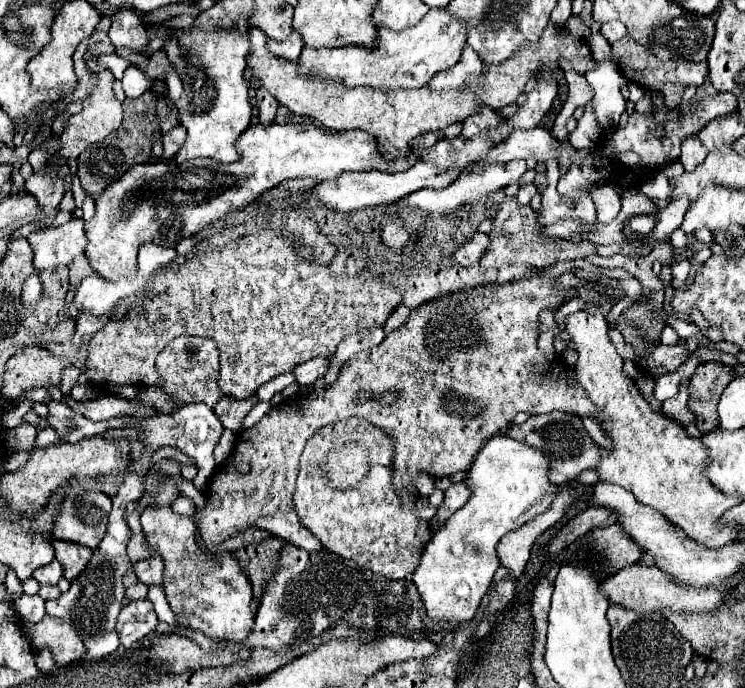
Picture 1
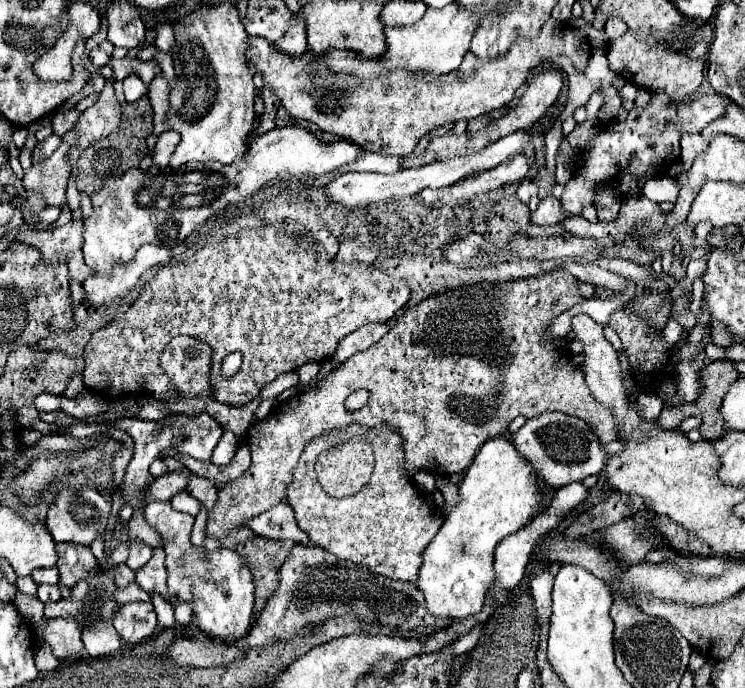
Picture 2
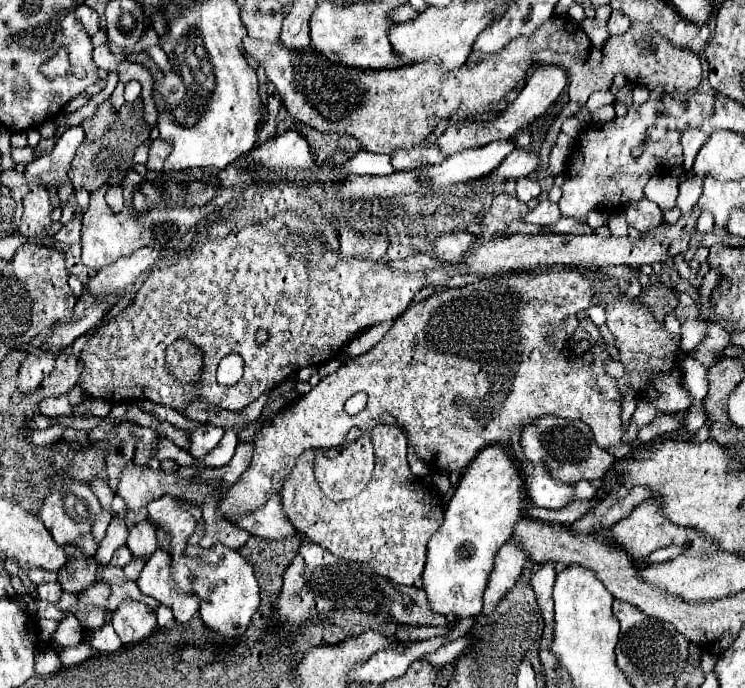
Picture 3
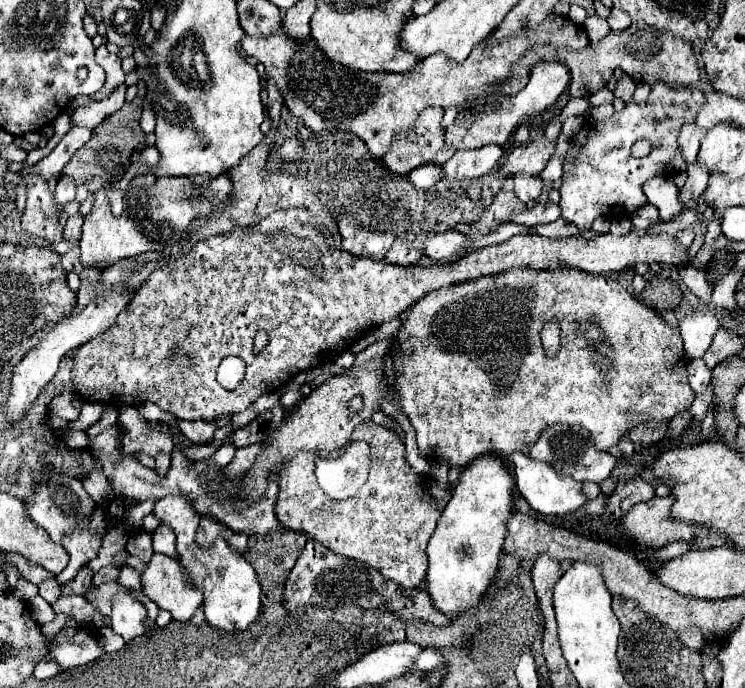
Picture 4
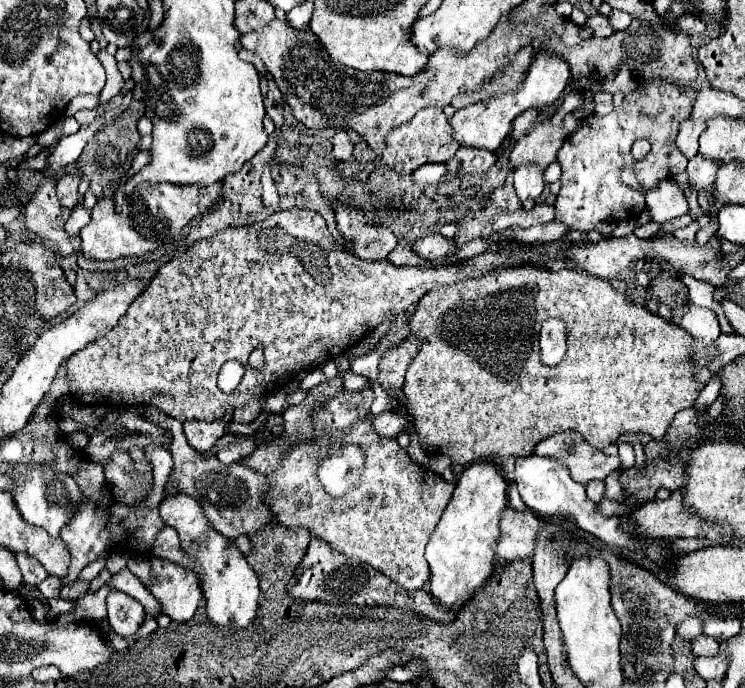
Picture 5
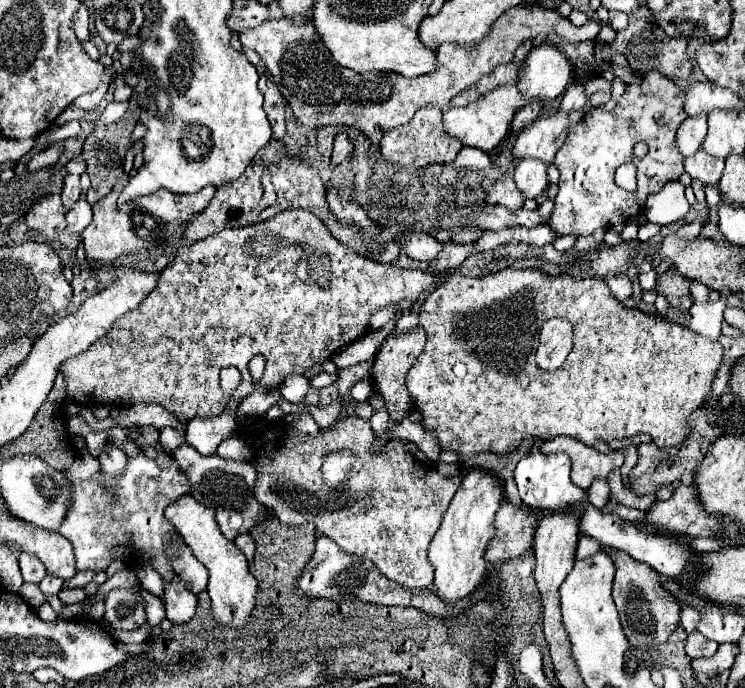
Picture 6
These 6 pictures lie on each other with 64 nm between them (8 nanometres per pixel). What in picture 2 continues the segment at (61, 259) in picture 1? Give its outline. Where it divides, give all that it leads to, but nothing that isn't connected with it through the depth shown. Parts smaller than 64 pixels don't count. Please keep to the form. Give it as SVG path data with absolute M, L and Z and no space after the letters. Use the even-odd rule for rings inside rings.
M72 220L54 230L32 230L32 246L42 252L44 264L66 260L72 252L80 250L82 244L82 220Z

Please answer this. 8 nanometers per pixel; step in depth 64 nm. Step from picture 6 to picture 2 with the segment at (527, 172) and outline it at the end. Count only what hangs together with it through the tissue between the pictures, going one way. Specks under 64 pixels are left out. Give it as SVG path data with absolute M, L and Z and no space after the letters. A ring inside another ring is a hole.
M522 180L522 184L520 184L520 188L518 188L516 194L518 194L518 198L520 198L524 204L528 204L528 200L538 194L538 186L536 186L534 182L530 182L530 180Z

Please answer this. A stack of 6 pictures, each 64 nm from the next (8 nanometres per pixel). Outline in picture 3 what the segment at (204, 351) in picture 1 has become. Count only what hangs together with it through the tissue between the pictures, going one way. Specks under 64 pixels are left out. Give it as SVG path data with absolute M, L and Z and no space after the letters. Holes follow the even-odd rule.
M176 340L166 348L166 368L182 384L194 384L200 380L204 366L202 352L190 344L190 340Z

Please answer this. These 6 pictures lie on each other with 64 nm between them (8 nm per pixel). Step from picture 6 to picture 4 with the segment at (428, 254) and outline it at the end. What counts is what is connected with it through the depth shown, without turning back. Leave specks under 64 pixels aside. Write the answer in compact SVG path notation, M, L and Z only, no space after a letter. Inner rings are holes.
M446 230L446 232L430 236L426 240L424 254L438 264L448 264L448 262L460 260L466 254L468 246L470 246L470 242L464 234L454 232L454 230Z

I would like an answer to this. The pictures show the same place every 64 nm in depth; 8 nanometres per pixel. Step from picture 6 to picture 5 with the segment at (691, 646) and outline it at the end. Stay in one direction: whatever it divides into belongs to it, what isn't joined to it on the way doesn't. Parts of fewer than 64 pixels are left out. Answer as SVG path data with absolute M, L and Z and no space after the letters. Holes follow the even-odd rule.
M704 634L692 642L692 652L696 656L716 656L718 650L720 650L720 644L714 638L708 638Z

